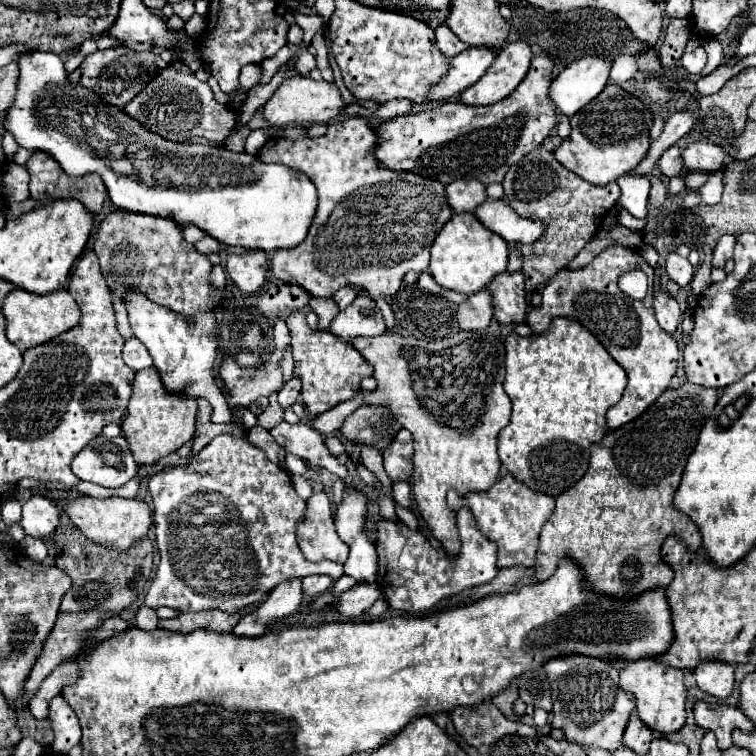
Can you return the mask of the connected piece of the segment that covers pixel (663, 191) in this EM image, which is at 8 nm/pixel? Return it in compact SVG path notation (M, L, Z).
M651 175L648 178L651 183L651 190L648 196L649 202L652 206L662 206L662 202L667 198L667 188L664 187L664 182L662 182L662 178L659 176Z

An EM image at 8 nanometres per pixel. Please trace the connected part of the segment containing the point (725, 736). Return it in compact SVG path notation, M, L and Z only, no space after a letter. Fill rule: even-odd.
M698 700L694 704L694 720L698 726L712 730L716 734L718 746L724 750L732 744L732 730L740 728L742 732L750 732L754 724L742 714L736 706L724 706L724 704L708 704L704 700Z

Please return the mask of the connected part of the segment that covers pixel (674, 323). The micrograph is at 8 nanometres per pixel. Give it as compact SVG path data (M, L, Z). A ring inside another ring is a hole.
M660 290L656 296L654 296L654 312L656 312L656 320L658 324L668 332L668 334L674 334L680 320L682 320L682 312L680 312L680 306L678 302L664 290Z

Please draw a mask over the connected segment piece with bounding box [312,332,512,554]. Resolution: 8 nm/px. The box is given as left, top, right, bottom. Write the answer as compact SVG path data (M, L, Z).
M386 332L376 338L352 338L350 344L366 358L366 362L374 368L374 378L378 388L374 392L360 392L354 398L334 406L330 412L324 412L314 418L314 430L322 436L334 434L342 428L346 416L356 412L360 406L386 406L396 420L412 432L414 438L414 486L412 494L416 506L432 530L434 538L438 538L446 552L458 552L458 534L454 522L454 510L446 506L446 490L456 488L460 496L470 490L488 490L500 470L500 458L496 452L496 436L510 422L510 398L502 388L504 382L504 344L500 338L484 332L458 332L450 338L442 340L426 340L414 336L400 336L394 332Z

